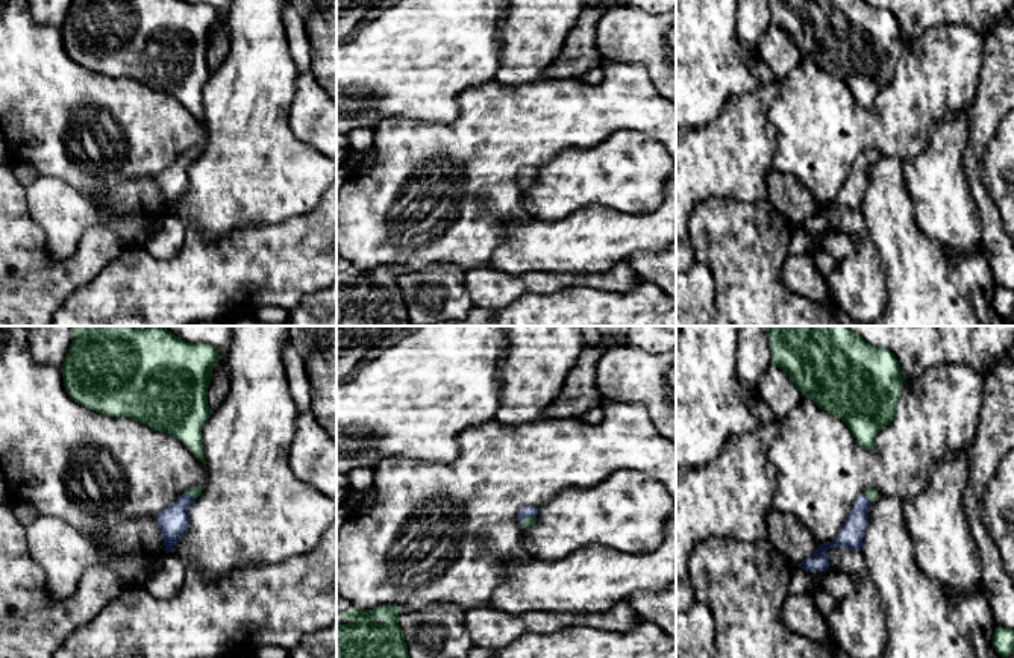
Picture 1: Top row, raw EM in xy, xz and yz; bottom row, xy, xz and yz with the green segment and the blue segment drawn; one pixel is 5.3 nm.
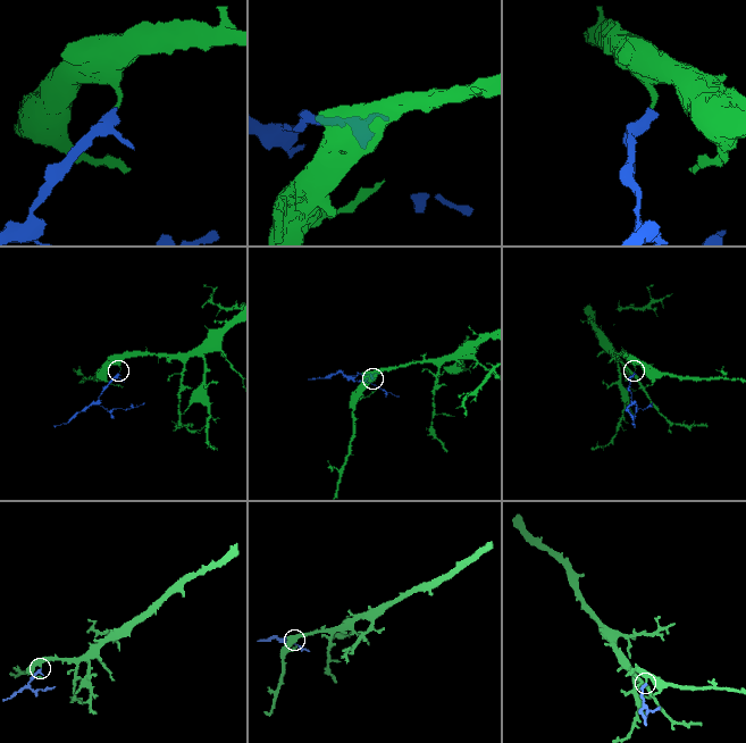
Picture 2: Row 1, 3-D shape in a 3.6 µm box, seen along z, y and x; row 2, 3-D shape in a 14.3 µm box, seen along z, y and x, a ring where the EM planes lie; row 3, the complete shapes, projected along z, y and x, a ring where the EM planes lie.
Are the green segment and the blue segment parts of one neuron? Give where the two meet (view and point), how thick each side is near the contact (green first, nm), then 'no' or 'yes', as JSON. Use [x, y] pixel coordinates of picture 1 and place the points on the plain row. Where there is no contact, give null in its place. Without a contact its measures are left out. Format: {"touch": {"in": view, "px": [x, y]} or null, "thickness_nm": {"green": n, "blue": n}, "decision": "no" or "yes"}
{"touch": {"in": "xz", "px": [528, 178]}, "thickness_nm": {"green": 50, "blue": 60}, "decision": "yes"}

